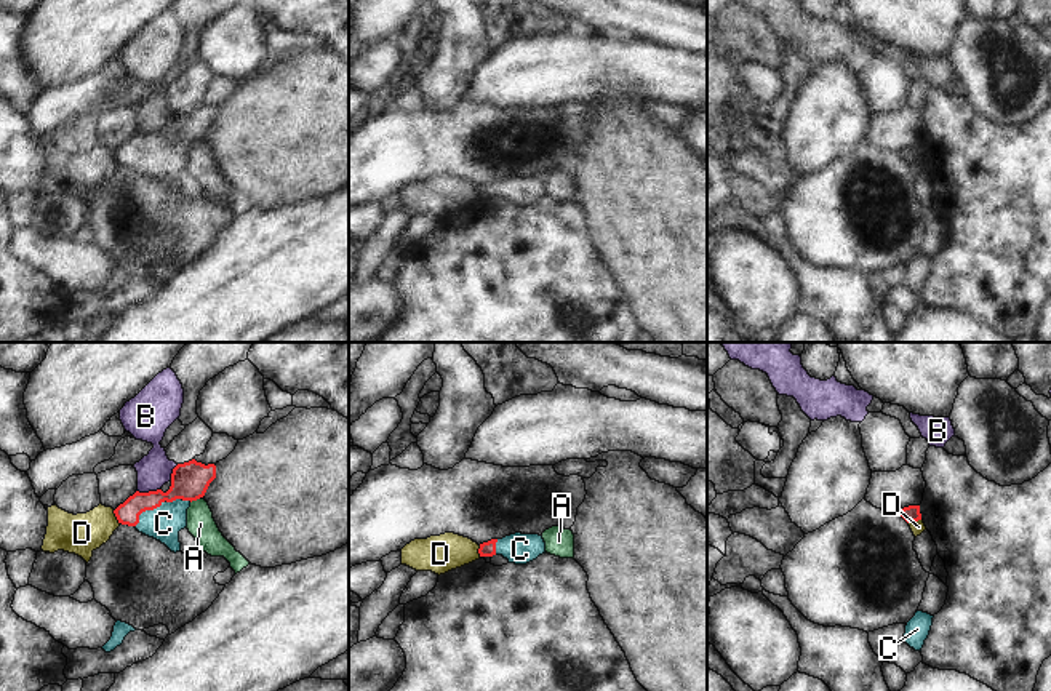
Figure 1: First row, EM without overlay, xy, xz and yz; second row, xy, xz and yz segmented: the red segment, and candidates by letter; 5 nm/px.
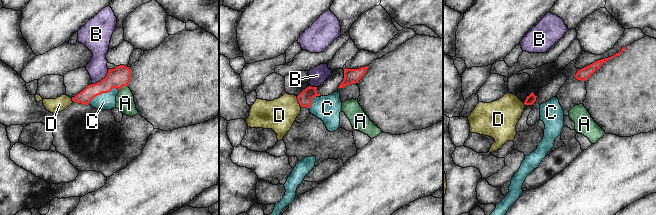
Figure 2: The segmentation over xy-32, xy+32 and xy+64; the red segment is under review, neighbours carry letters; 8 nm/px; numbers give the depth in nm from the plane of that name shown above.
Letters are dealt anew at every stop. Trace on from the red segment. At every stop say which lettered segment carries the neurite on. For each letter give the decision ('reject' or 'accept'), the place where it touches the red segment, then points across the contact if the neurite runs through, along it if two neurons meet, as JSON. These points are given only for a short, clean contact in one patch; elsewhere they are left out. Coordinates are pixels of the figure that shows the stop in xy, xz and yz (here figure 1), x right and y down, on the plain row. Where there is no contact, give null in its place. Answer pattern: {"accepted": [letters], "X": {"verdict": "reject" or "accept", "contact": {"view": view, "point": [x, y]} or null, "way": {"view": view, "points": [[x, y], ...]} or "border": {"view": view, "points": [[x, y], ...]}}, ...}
{"accepted": ["C"], "A": {"verdict": "reject", "contact": {"view": "xy", "point": [194, 141]}, "border": {"view": "xy", "points": [[199, 139], [191, 144]]}}, "B": {"verdict": "reject", "contact": {"view": "xy", "point": [149, 133]}, "border": {"view": "xy", "points": [[159, 130], [136, 133]]}}, "C": {"verdict": "accept", "contact": {"view": "xy", "point": [159, 147]}, "way": {"view": "xy", "points": [[189, 123], [170, 143], [159, 147], [163, 165]]}}, "D": {"verdict": "reject", "contact": {"view": "xy", "point": [115, 157]}, "border": {"view": "xy", "points": [[112, 152], [119, 165]]}}}

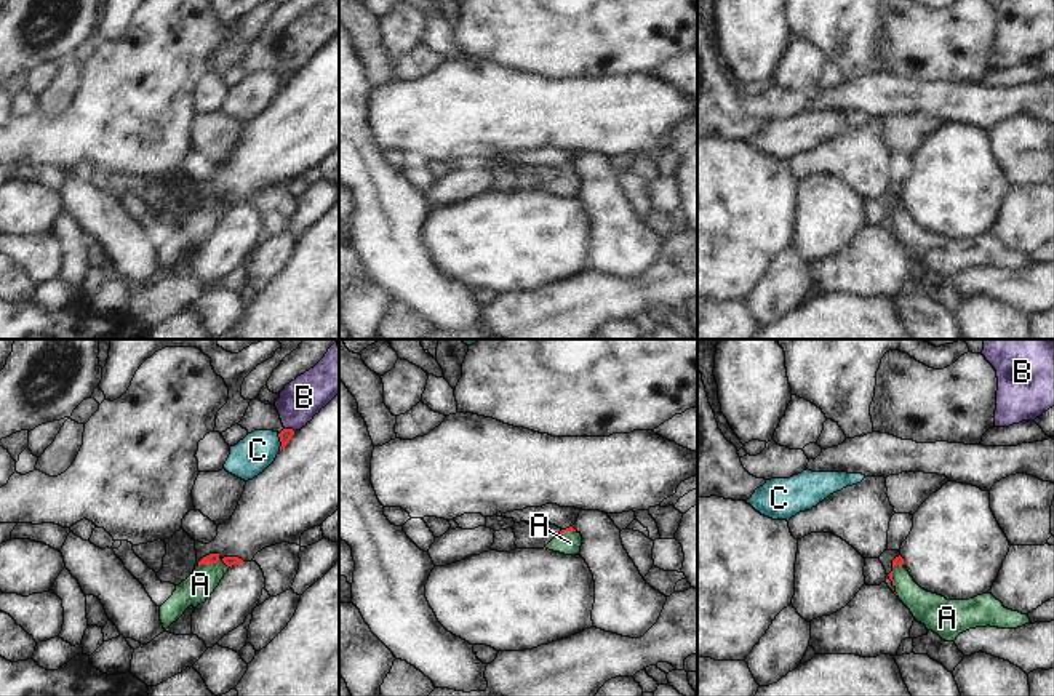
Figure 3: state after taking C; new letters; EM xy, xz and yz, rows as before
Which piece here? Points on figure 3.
{"accepted": ["A"], "A": {"verdict": "accept", "contact": {"view": "xy", "point": [213, 204]}, "way": {"view": "xy", "points": [[213, 199], [213, 204], [200, 226]]}}, "B": {"verdict": "reject", "contact": {"view": "xy", "point": [290, 71]}}, "C": {"verdict": "reject", "contact": {"view": "xy", "point": [280, 82]}}}

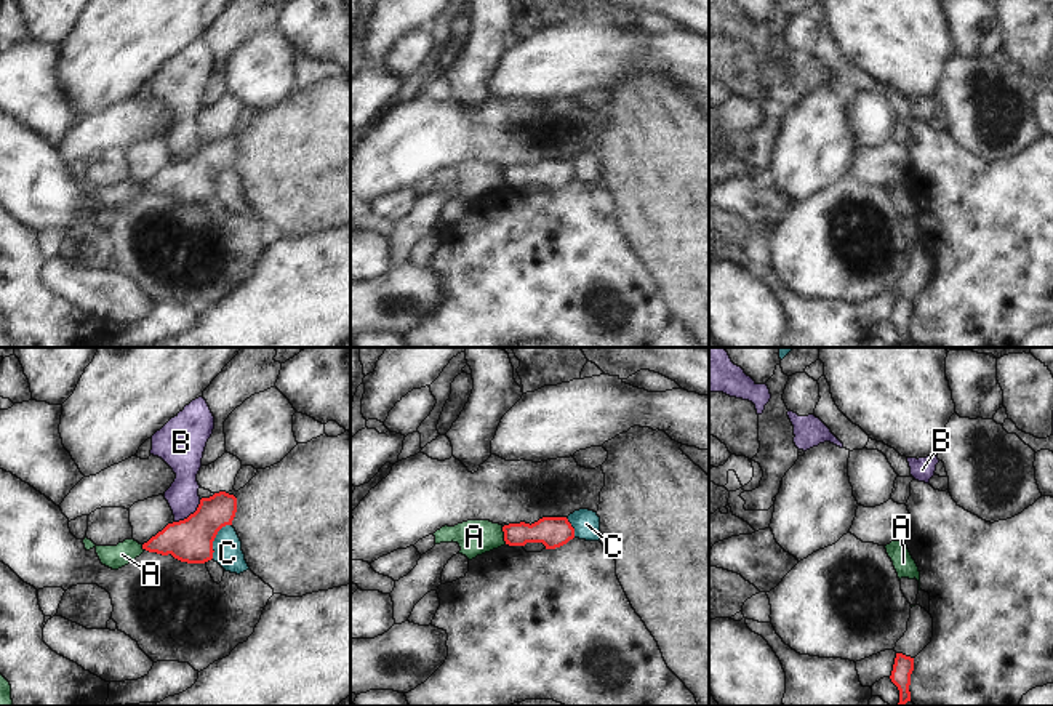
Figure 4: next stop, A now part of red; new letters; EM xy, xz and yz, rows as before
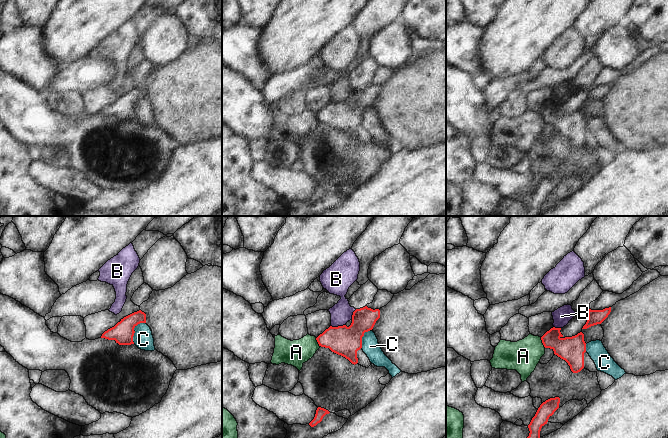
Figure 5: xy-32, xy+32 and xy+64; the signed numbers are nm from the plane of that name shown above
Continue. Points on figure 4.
{"accepted": [], "A": {"verdict": "reject", "contact": {"view": "xz", "point": [504, 176]}, "border": {"view": "xz", "points": [[501, 168], [506, 184]]}}, "B": {"verdict": "reject", "contact": {"view": "xy", "point": [191, 156]}, "border": {"view": "xy", "points": [[200, 141], [192, 154], [175, 164]]}}, "C": {"verdict": "reject", "contact": {"view": "xy", "point": [215, 178]}}}

